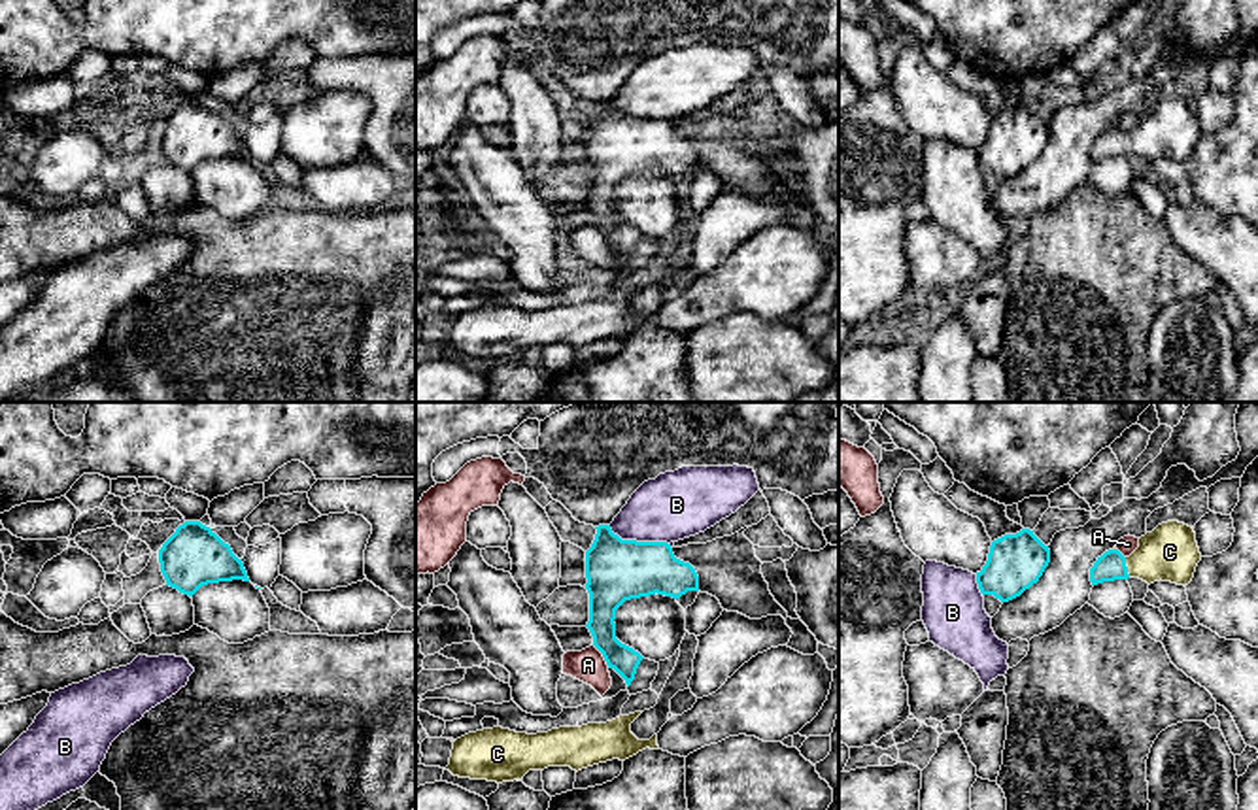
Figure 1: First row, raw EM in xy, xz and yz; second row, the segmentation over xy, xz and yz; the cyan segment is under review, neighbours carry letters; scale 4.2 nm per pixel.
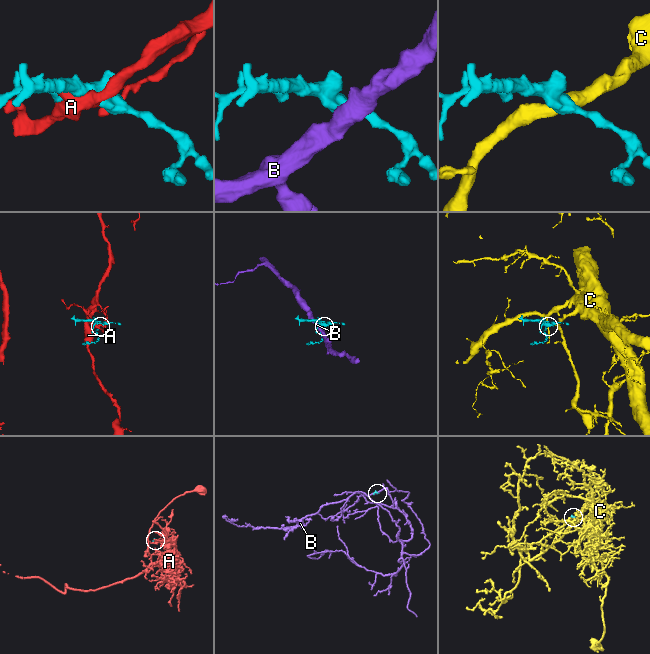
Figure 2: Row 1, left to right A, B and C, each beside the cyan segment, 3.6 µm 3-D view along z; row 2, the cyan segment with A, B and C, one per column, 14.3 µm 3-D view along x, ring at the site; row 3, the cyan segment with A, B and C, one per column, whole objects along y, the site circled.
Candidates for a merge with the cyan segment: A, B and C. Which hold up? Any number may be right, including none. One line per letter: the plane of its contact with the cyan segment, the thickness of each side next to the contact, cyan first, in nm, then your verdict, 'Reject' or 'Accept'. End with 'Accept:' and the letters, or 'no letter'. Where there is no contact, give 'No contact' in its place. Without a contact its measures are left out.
A: Touches cyan in xz. Thickness 140 nm (cyan) against 140 nm. Reject
B: Touches cyan in xz. Thickness 260 nm (cyan) against 280 nm. Reject
C: Touches cyan in yz. Thickness 120 nm (cyan) against 240 nm. Accept
Accept: C

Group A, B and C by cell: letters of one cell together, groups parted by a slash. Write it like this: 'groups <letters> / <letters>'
groups A / B / C

